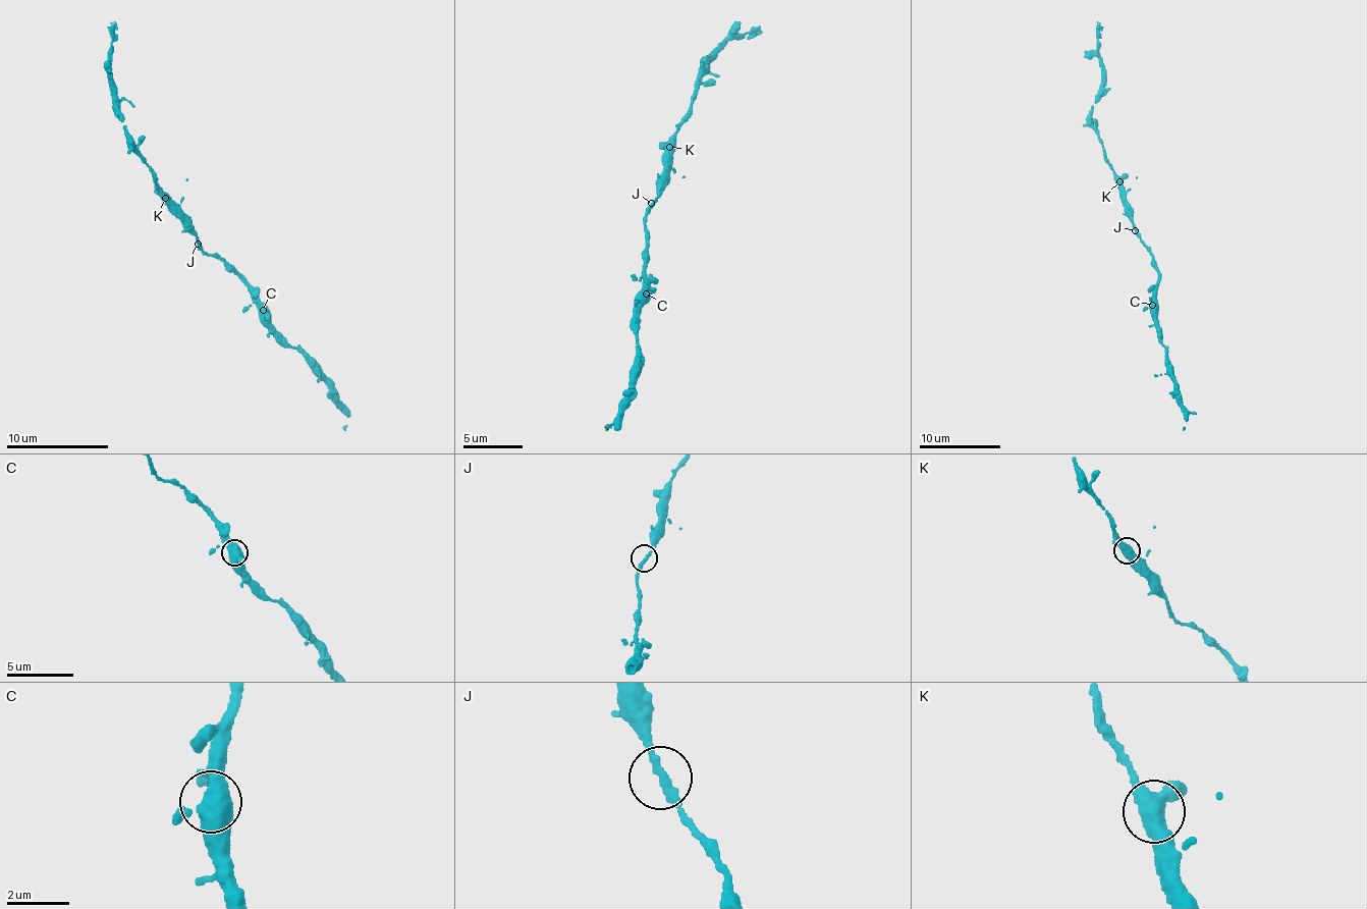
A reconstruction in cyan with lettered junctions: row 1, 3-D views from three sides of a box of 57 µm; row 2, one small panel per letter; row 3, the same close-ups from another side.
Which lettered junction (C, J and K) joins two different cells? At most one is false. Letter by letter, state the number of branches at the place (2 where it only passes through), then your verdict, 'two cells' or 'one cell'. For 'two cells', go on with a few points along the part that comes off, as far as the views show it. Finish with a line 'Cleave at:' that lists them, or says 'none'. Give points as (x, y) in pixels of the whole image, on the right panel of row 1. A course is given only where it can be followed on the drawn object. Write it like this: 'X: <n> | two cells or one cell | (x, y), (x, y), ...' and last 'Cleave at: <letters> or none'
C: 3 | one cell
J: 2 | one cell
K: 3 | one cell
Cleave at: none

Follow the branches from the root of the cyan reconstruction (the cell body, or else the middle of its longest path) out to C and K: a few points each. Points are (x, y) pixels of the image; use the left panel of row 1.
C: (199, 241), (204, 252), (222, 259), (224, 266), (242, 278), (252, 300), (263, 310)
K: (199, 241), (192, 219), (166, 198)

